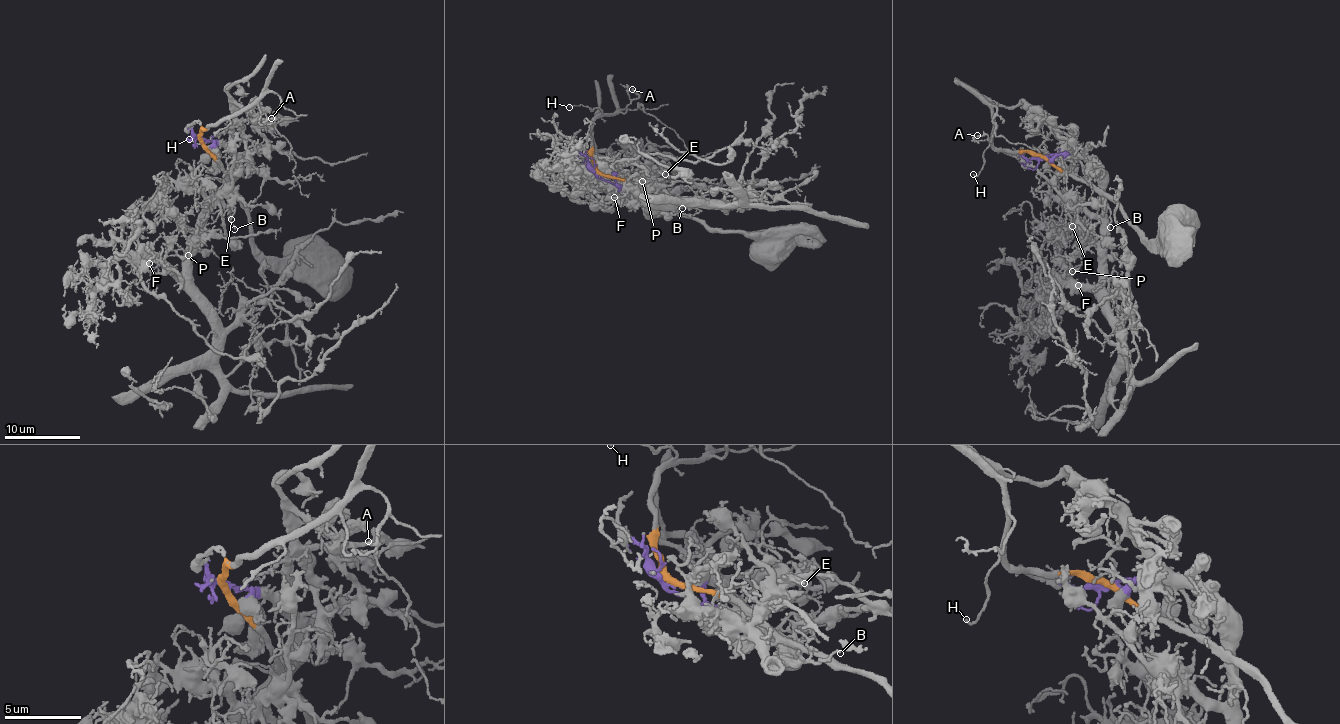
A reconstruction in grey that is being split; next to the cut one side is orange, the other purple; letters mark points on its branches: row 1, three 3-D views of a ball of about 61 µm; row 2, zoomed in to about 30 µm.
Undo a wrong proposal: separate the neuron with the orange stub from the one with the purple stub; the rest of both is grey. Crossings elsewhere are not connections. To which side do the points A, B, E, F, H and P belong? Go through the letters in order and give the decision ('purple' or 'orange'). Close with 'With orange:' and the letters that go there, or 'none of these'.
A: orange
B: purple
E: purple
F: purple
H: orange
P: purple
With orange: A, H

